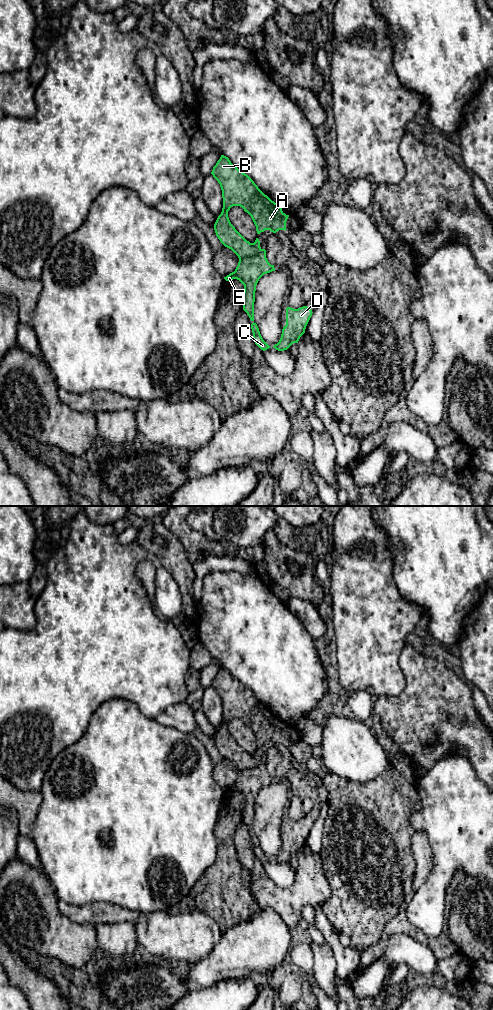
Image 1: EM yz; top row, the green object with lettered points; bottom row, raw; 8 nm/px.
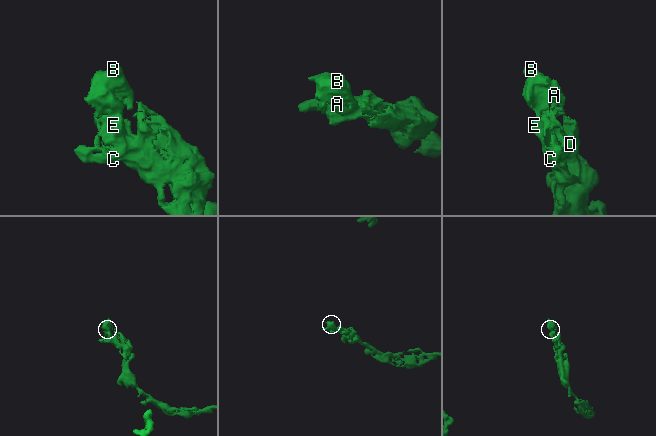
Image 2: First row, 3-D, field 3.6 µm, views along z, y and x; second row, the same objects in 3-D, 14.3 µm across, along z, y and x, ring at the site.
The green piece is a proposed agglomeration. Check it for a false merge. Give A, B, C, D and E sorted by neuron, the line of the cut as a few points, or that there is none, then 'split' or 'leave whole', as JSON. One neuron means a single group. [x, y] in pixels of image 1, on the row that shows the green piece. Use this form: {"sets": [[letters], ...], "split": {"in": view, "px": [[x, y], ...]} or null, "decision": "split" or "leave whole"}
{"sets": [["A", "B"], ["C", "D", "E"]], "split": {"in": "yz", "px": [[260, 248], [255, 254], [239, 259]]}, "decision": "split"}

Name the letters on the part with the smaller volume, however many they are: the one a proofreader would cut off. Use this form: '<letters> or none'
A, B

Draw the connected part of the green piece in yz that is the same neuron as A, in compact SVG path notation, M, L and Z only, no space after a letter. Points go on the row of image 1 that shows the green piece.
M221 155L211 174L220 184L223 198L222 212L214 224L214 230L220 242L239 259L256 255L261 247L258 238L250 243L231 224L228 217L231 207L240 206L251 216L257 234L265 230L273 233L286 231L289 215L265 195L247 174L233 165L228 157Z

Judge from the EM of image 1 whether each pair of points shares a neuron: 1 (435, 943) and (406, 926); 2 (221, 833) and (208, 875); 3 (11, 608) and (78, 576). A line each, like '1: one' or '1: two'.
1: one
2: one
3: two

